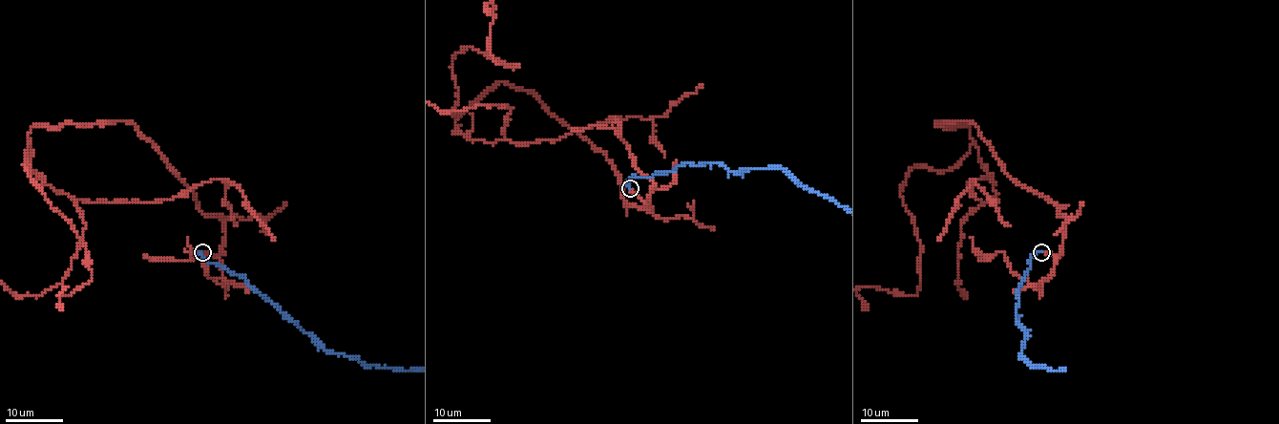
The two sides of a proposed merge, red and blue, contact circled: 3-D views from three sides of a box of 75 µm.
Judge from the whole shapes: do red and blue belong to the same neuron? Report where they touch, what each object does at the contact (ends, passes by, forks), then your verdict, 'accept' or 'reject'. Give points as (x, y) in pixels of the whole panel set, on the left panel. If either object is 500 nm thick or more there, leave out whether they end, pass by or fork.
at (202, 252); red ends there; blue ends there; accept

